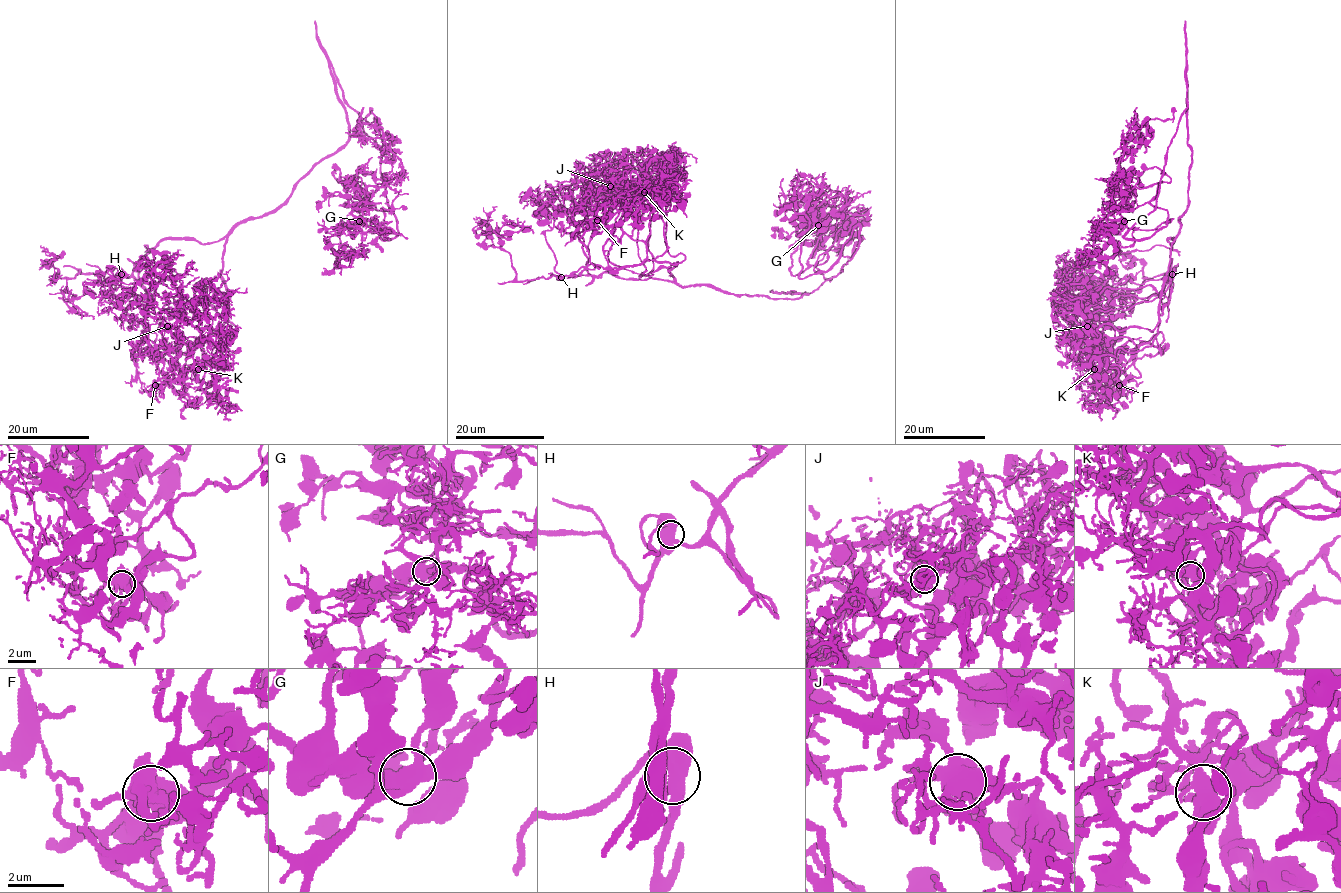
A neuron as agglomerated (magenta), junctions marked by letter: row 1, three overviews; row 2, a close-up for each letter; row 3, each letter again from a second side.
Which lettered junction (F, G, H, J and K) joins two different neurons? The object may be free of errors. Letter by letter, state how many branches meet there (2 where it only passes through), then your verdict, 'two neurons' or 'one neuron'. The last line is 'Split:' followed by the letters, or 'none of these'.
F: 6 branches meet; one neuron
G: 5 branches meet; one neuron
H: 4 branches meet; one neuron
J: 5 branches meet; one neuron
K: 4 branches meet; one neuron
Split: none of these

